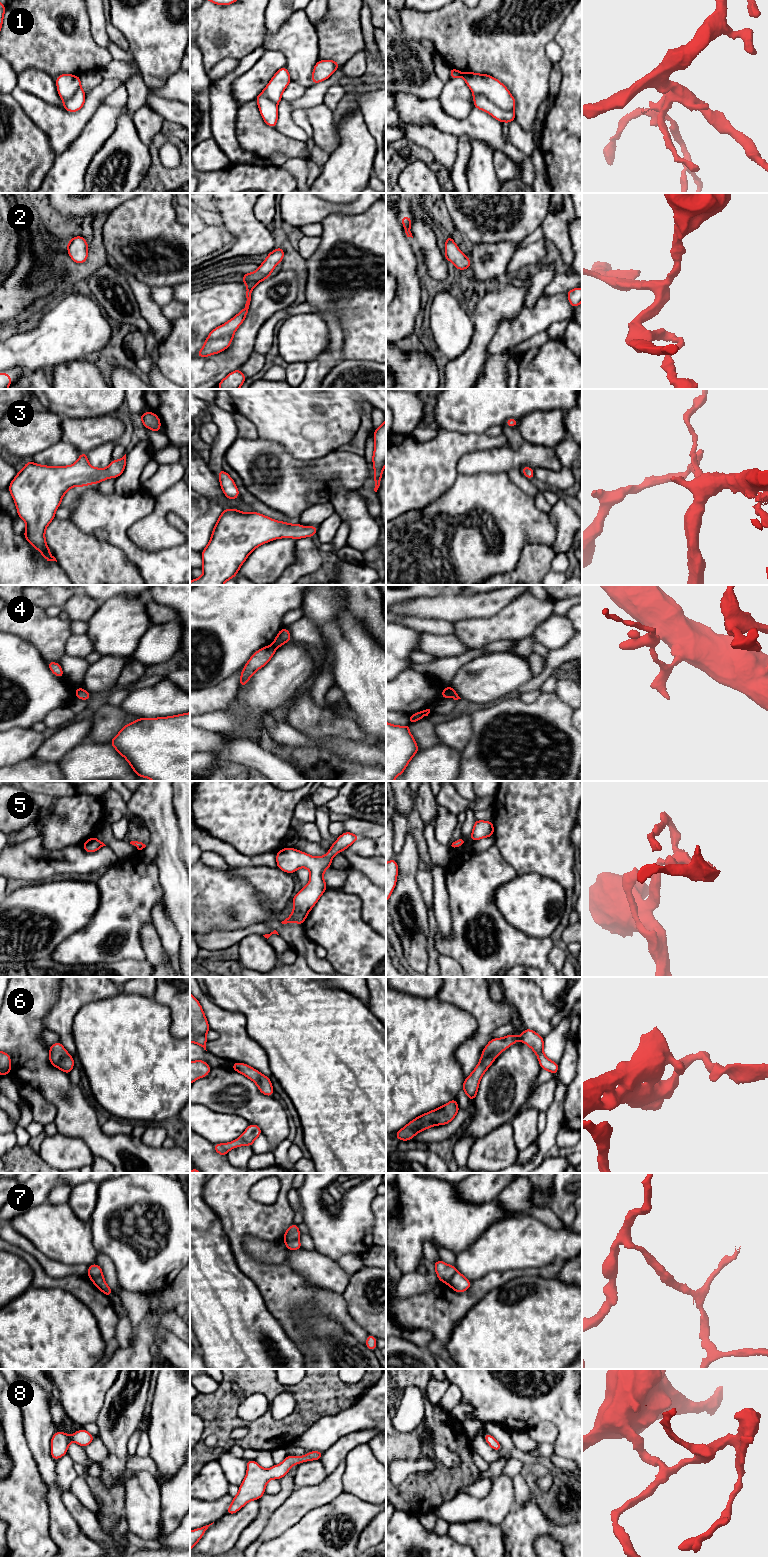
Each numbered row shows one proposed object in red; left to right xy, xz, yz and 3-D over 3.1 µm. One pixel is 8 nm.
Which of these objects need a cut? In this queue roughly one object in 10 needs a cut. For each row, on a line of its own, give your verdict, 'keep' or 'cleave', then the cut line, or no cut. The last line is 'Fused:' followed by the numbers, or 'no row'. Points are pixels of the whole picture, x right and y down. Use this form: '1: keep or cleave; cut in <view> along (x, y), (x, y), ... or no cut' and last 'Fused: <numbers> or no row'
1: cleave; cut in yz along (473, 92), (486, 96), (500, 108), (513, 111)
2: keep; no cut
3: keep; no cut
4: cleave; cut in yz along (445, 687), (449, 696)
5: keep; no cut
6: keep; no cut
7: cleave; cut in xz along (298, 1239), (285, 1242)
8: keep; no cut
Fused: 1, 4, 7

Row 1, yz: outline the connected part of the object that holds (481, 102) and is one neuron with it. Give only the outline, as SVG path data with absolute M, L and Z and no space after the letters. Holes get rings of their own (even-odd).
M473 93L473 100L474 108L487 112L501 123L507 122L509 124L516 120L514 111L500 109L483 95Z

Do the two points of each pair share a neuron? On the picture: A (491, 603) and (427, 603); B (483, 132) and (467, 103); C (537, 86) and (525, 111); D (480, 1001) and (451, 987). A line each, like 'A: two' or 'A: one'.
A: one
B: two
C: one
D: one

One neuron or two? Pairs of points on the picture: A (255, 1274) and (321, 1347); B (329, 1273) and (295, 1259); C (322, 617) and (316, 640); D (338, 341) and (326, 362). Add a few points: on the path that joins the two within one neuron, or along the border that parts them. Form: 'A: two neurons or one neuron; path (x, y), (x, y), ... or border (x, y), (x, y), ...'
A: two neurons; border (299, 1307), (294, 1313), (305, 1326), (302, 1343)
B: one neuron; path (321, 1272), (303, 1262)
C: two neurons; border (304, 615), (316, 628), (326, 648)
D: one neuron; path (335, 346), (335, 350), (330, 357)

